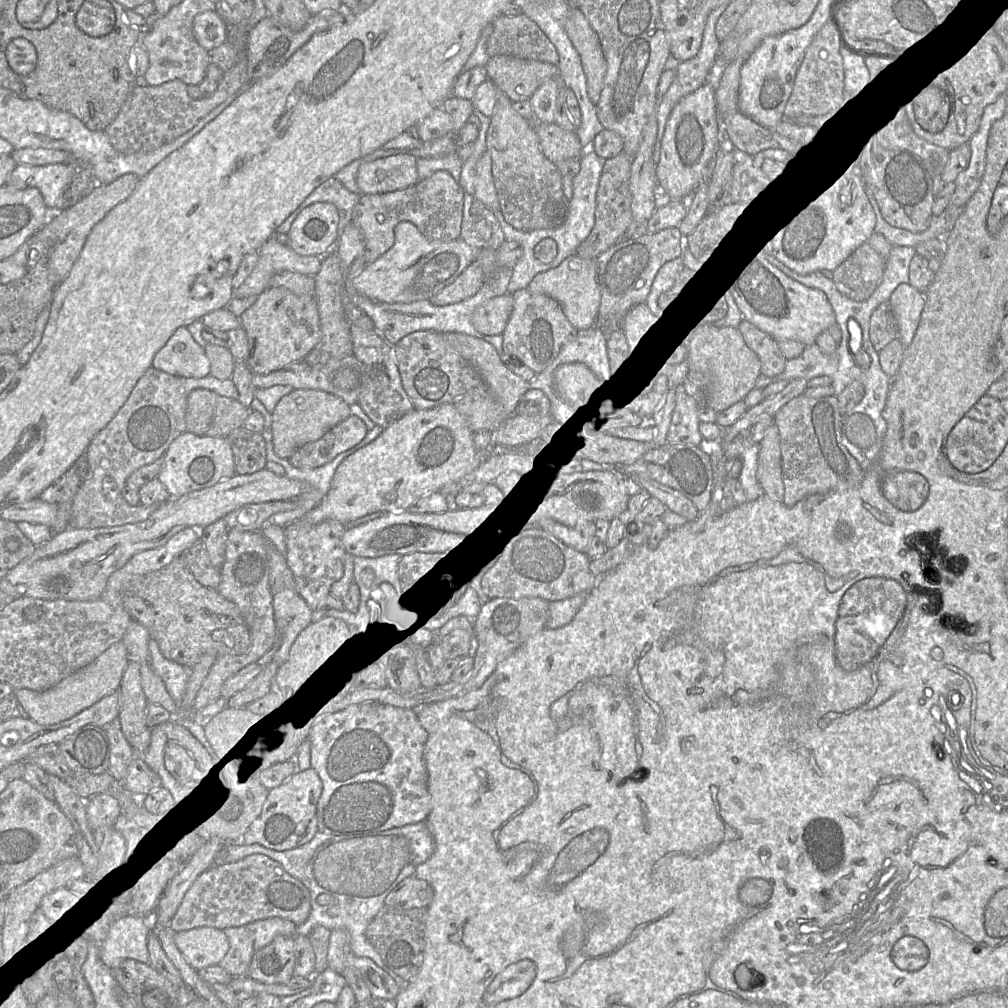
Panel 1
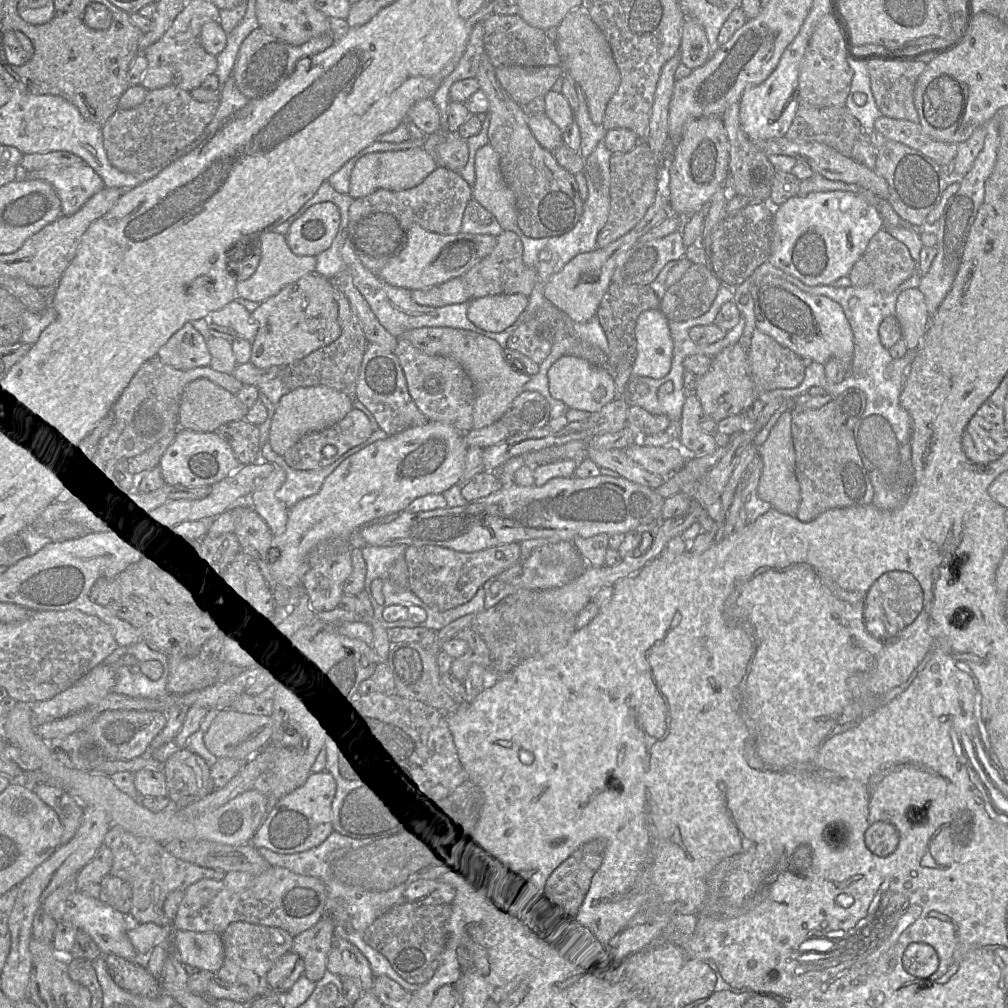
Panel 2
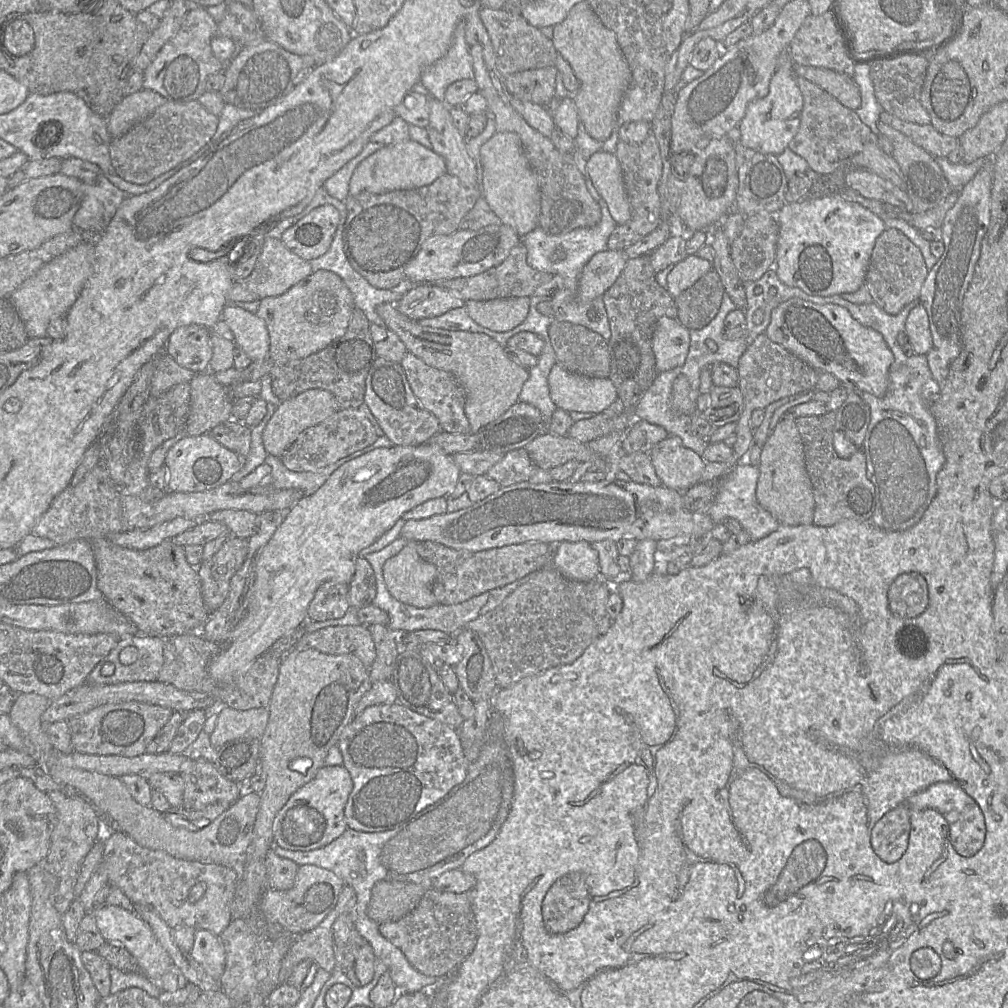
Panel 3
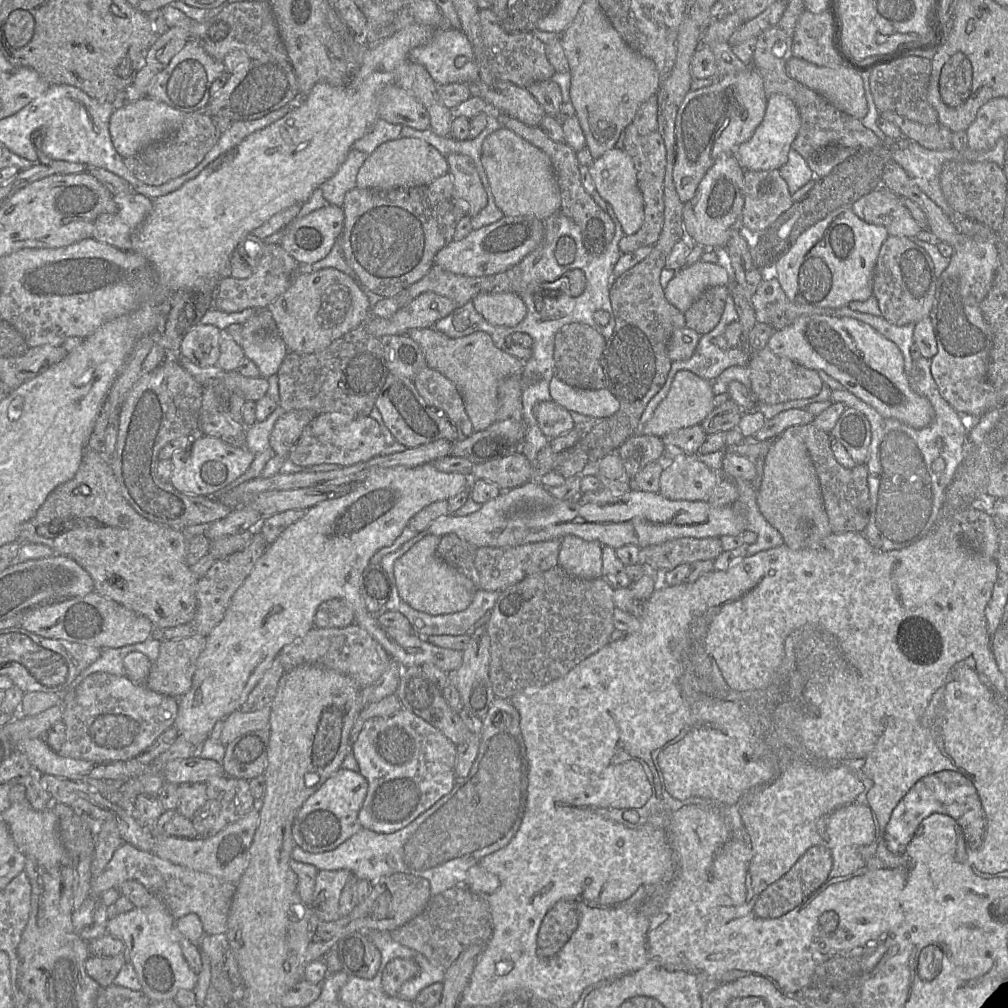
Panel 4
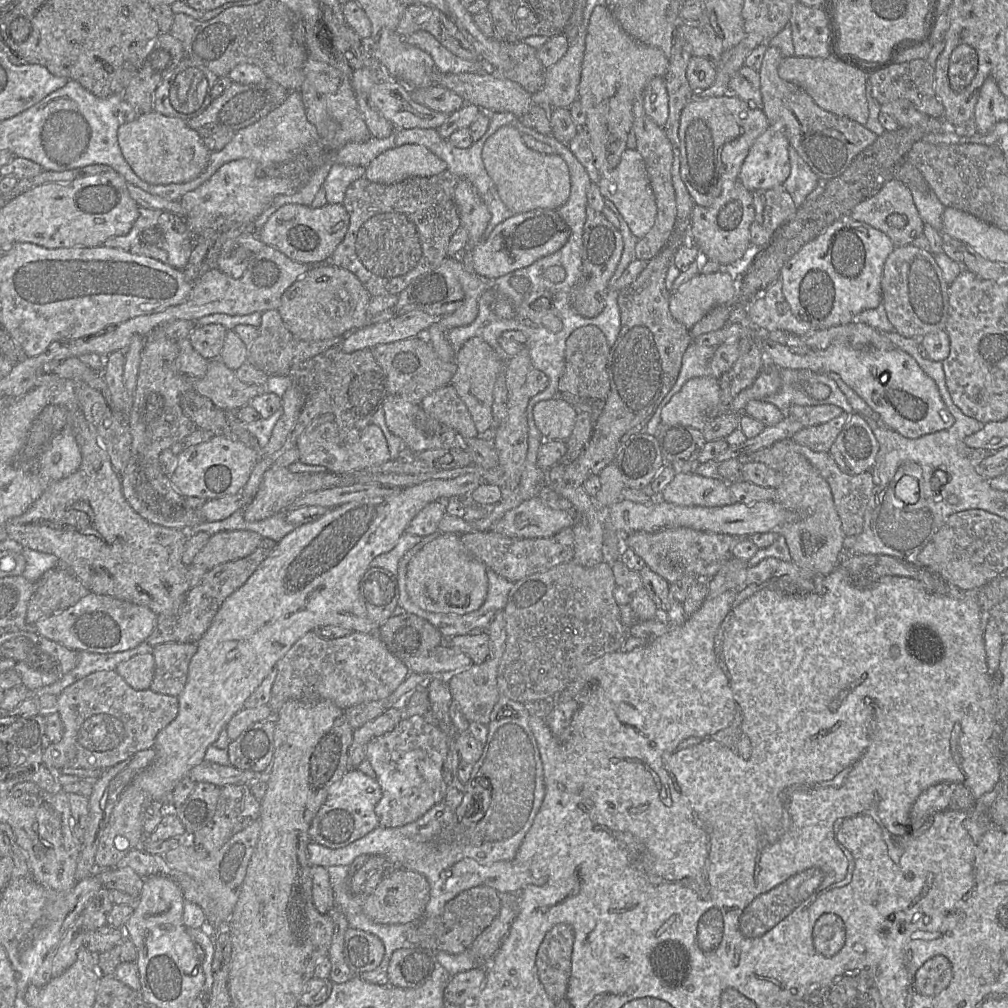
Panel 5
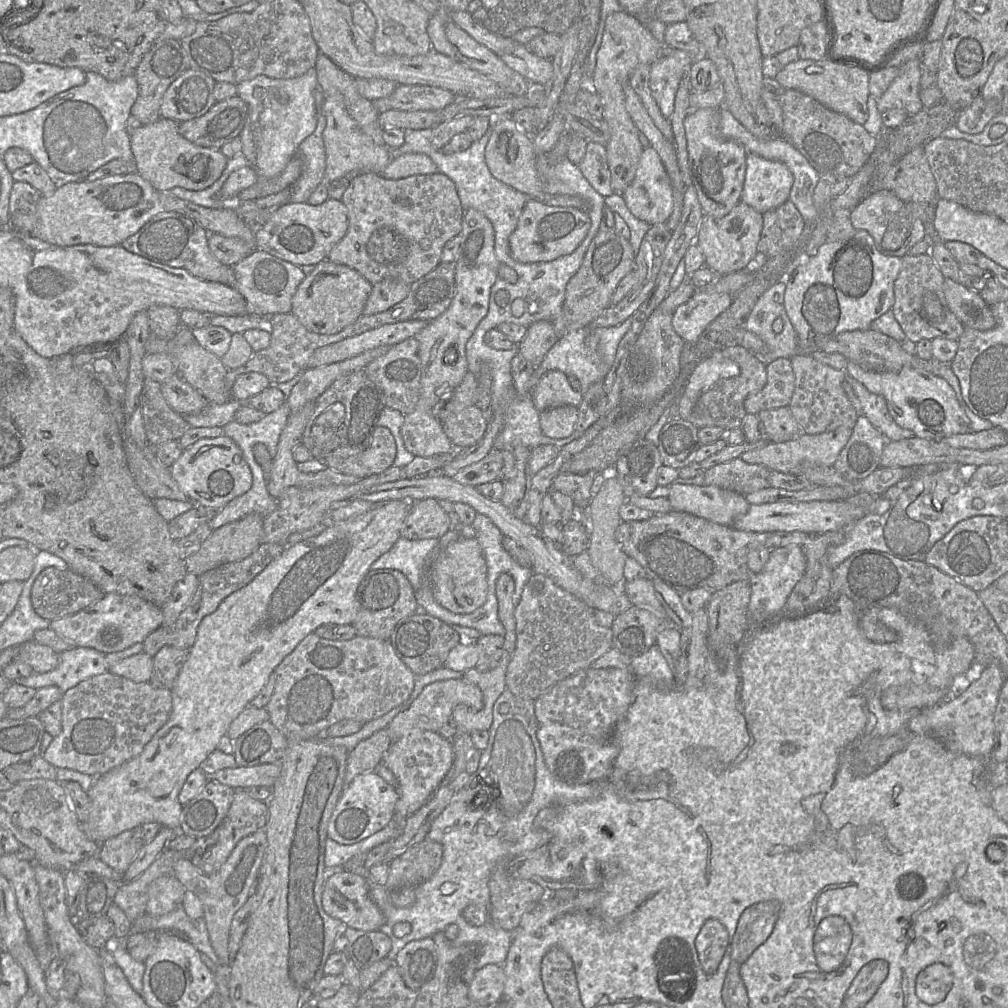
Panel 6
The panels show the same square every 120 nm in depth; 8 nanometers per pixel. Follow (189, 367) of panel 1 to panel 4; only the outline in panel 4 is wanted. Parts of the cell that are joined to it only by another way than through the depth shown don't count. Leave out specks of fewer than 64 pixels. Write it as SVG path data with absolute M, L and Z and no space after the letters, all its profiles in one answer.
M197 323L183 335L179 354L200 367L216 365L223 331L214 325Z

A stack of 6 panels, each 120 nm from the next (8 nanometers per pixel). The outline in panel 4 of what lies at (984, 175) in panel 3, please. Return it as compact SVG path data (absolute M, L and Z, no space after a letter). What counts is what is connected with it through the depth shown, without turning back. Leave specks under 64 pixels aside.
M990 232L990 235L988 237L987 236L974 236L974 237L966 236L964 237L964 239L959 245L954 246L954 252L950 258L950 263L948 267L937 278L934 303L929 314L929 318L933 326L933 330L937 342L937 348L938 348L936 355L933 358L931 358L932 376L939 388L941 396L962 416L973 418L973 419L977 419L982 415L984 415L985 413L987 413L988 411L990 411L991 409L994 409L995 407L1001 405L1001 396L997 394L997 391L991 386L991 384L987 379L989 356L993 346L993 333L991 327L984 319L980 308L981 302L987 296L988 292L992 287L992 283L998 266L998 251L995 242L996 242L996 236Z

